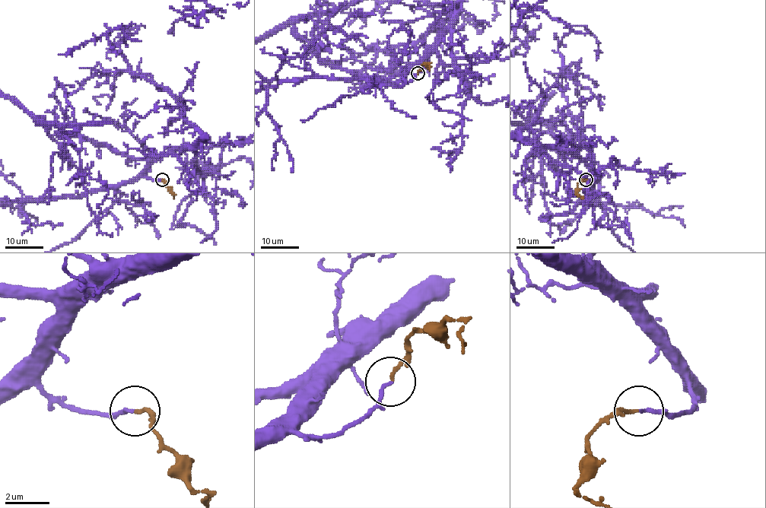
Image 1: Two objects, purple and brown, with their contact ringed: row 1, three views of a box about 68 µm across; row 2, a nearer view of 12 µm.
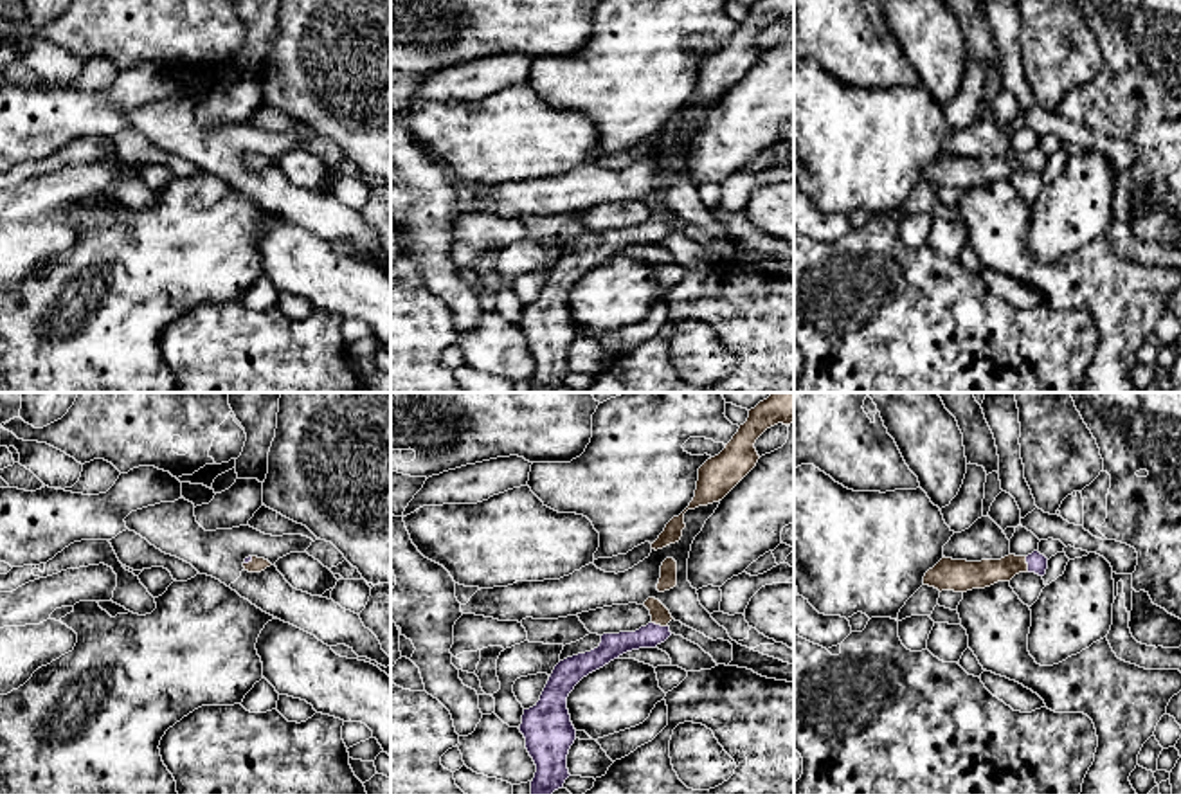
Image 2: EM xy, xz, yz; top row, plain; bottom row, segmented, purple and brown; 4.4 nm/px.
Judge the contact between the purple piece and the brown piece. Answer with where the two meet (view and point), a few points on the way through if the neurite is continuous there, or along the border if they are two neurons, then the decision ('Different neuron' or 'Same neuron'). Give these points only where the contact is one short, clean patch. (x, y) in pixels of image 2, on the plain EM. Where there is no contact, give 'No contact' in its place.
Touches purple at xz (659, 222). Same neuron

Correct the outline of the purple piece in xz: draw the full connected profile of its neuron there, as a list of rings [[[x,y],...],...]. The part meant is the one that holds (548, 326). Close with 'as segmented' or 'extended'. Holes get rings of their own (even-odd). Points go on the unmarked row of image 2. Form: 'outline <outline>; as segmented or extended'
outline [[[648,194],[645,203],[652,212],[646,223],[636,229],[603,230],[598,245],[560,257],[540,297],[533,304],[524,306],[518,326],[536,362],[531,392],[551,392],[571,373],[567,351],[576,337],[576,326],[567,306],[567,293],[574,283],[619,252],[639,245],[655,245],[672,232],[668,220],[673,214],[670,207],[655,194]]]; extended

